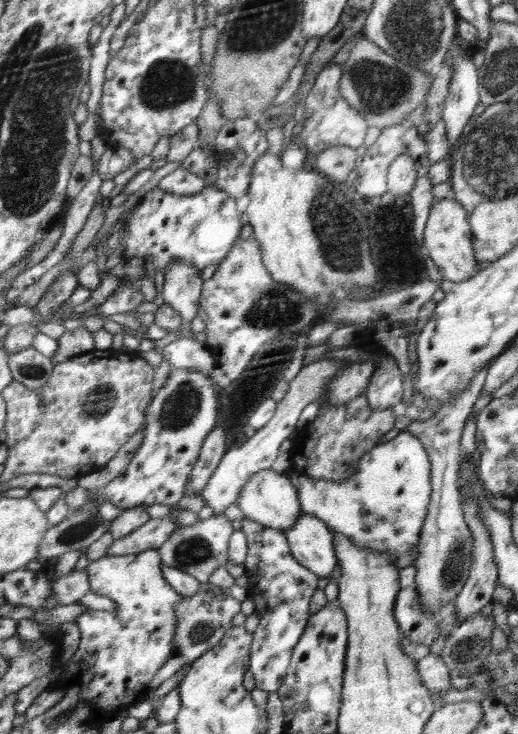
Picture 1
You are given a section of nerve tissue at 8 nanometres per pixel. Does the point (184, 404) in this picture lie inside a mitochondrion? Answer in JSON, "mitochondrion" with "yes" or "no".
{"mitochondrion":"yes"}

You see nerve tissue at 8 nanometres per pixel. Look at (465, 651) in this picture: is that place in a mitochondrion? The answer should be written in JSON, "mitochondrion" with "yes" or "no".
{"mitochondrion":"yes"}

